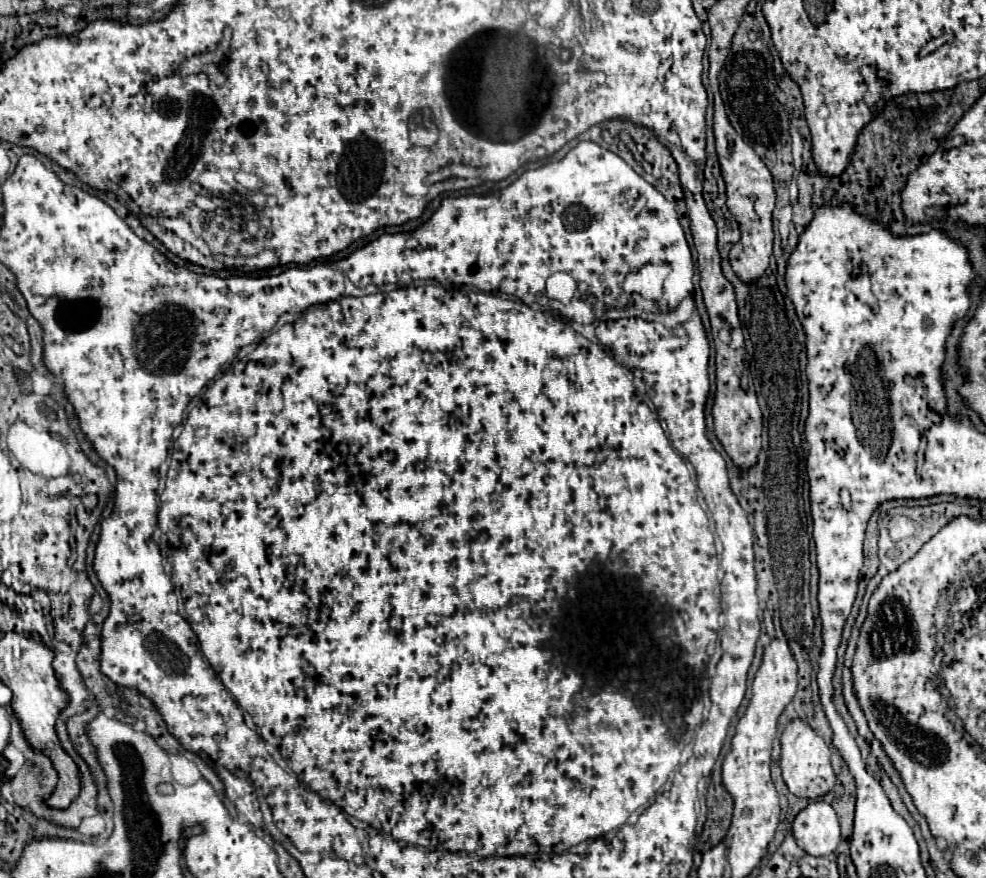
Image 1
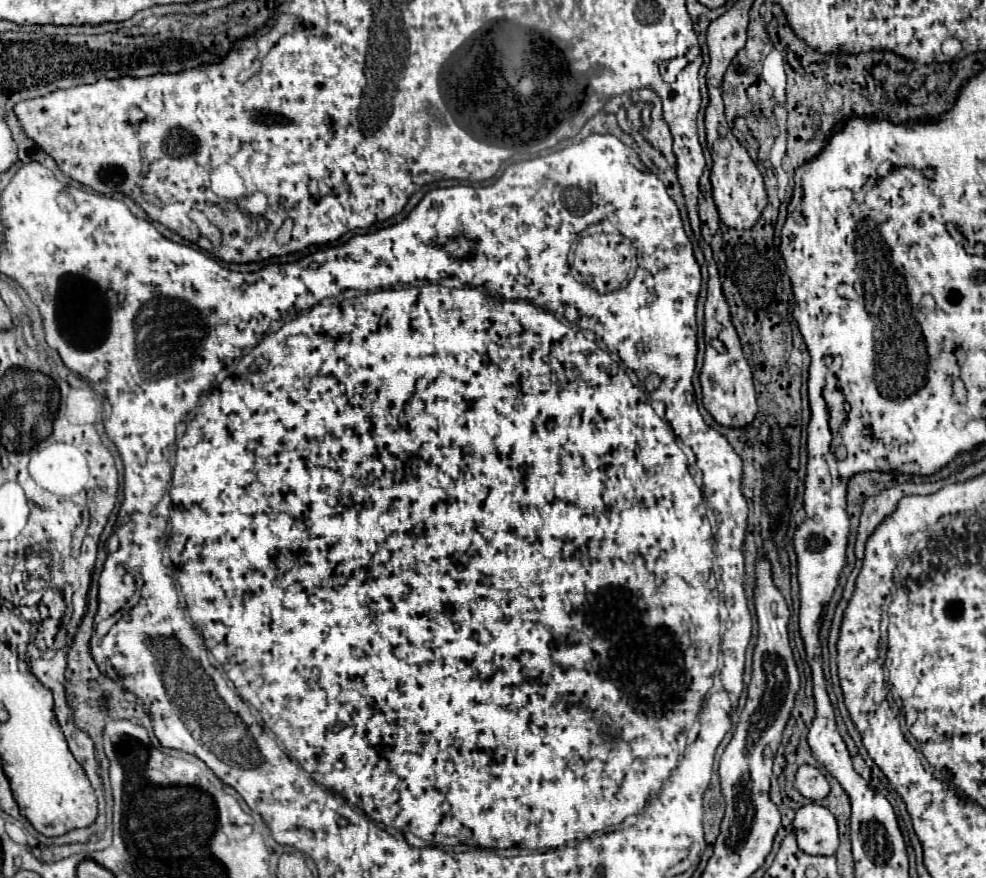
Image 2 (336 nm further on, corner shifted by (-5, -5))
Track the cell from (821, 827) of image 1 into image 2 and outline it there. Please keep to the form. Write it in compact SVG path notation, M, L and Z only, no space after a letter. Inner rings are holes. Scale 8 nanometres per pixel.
M804 805L794 817L794 835L806 855L834 855L838 849L838 827L834 815L822 805Z

